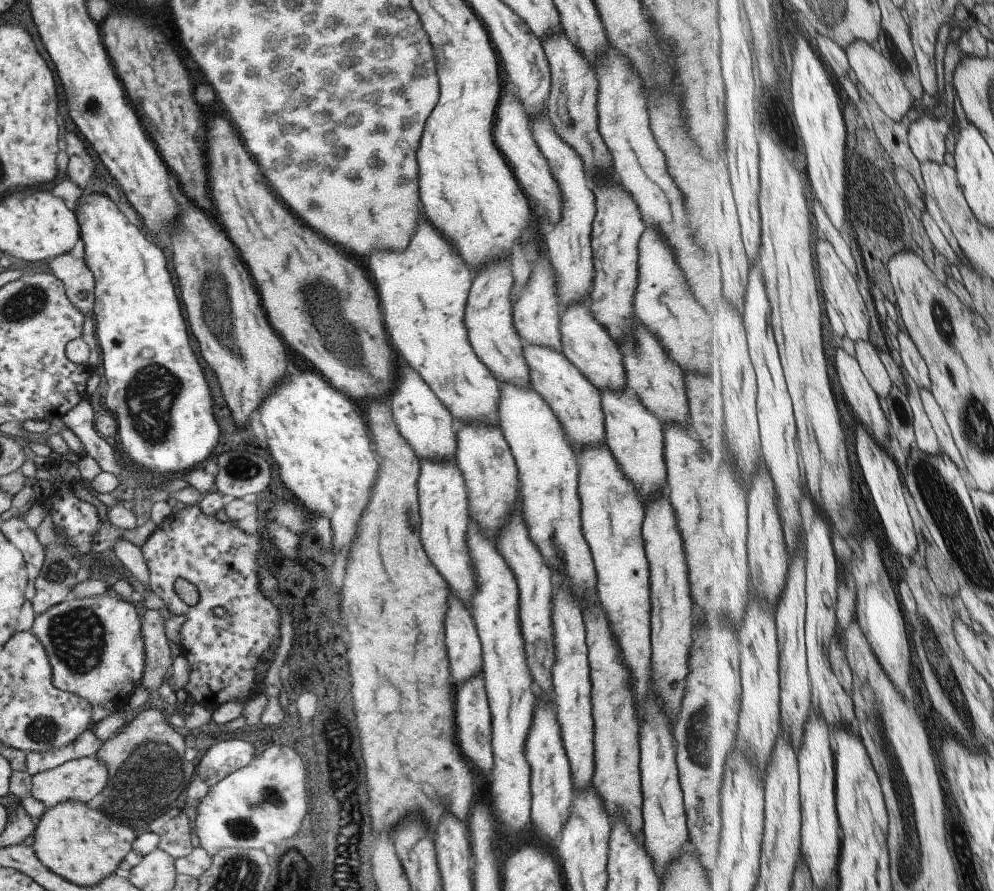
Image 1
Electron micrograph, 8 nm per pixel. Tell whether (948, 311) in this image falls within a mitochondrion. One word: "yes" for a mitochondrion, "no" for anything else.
yes

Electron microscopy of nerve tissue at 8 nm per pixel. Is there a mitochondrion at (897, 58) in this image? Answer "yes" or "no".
yes

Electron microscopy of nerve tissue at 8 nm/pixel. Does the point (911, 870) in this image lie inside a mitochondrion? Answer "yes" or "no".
yes

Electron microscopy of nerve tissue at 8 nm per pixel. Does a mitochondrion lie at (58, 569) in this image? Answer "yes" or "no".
yes

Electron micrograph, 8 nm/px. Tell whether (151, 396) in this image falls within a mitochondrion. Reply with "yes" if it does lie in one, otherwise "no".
yes

